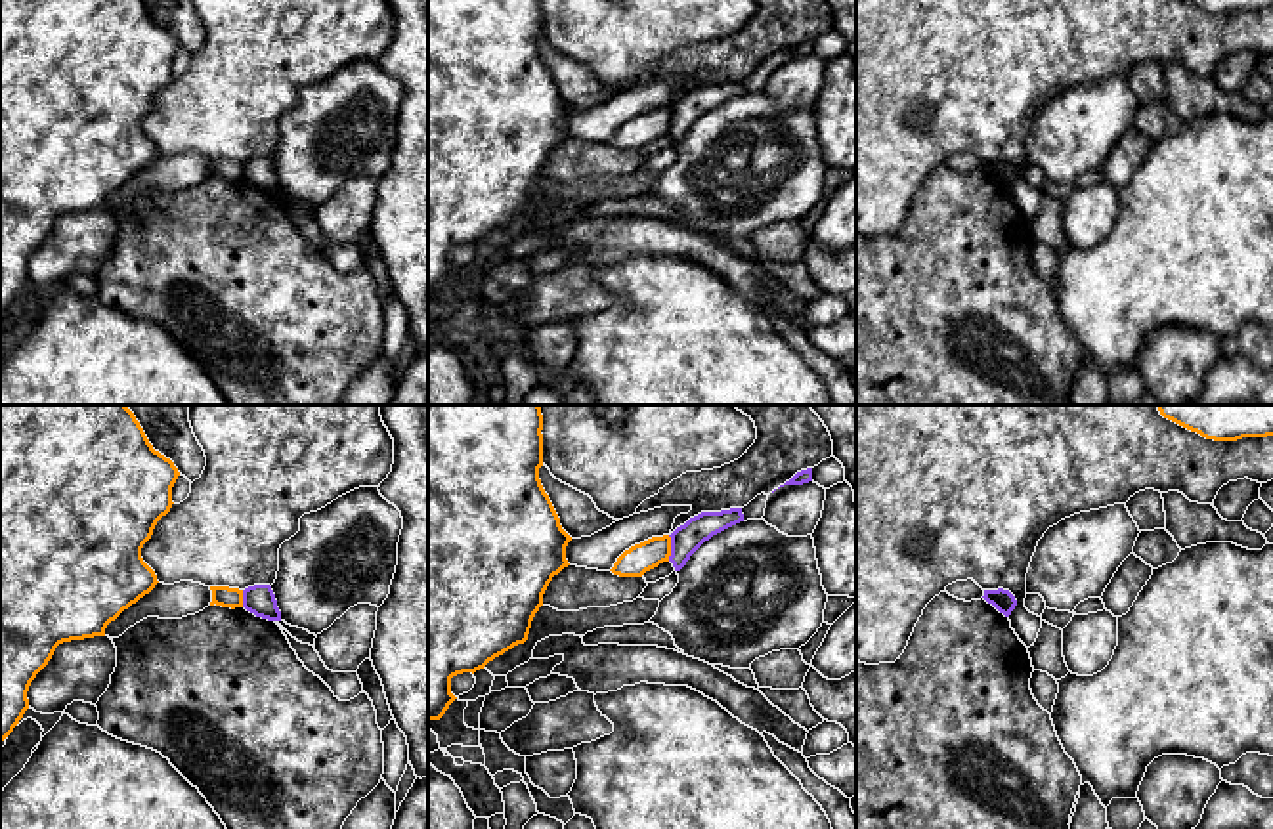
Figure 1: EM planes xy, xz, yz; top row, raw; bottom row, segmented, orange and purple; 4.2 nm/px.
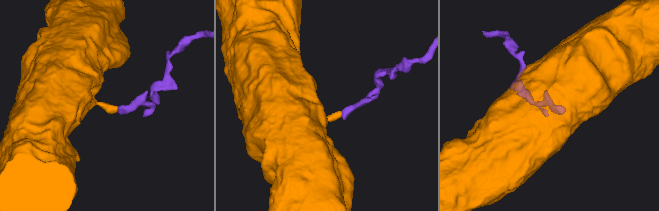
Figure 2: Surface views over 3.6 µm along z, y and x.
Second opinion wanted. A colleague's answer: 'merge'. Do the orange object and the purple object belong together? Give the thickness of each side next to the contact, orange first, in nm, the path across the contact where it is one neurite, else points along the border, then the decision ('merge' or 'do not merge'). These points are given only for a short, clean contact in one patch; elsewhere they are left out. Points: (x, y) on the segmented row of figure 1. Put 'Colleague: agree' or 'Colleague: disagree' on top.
Colleague: disagree
120/120 nm | along xz (668, 535), (669, 560) | do not merge

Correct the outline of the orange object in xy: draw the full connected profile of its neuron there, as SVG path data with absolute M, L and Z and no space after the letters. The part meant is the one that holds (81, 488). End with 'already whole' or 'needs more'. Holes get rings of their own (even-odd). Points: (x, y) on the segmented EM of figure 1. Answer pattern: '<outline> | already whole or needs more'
M0 405L0 743L29 709L29 686L48 665L55 648L71 640L105 636L107 625L159 583L155 571L143 562L141 548L151 539L157 521L170 512L178 476L174 462L153 449L126 405Z | already whole

